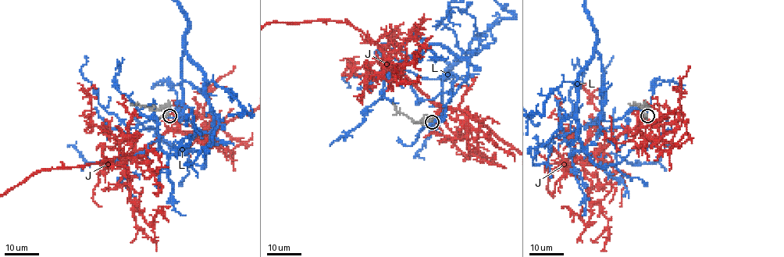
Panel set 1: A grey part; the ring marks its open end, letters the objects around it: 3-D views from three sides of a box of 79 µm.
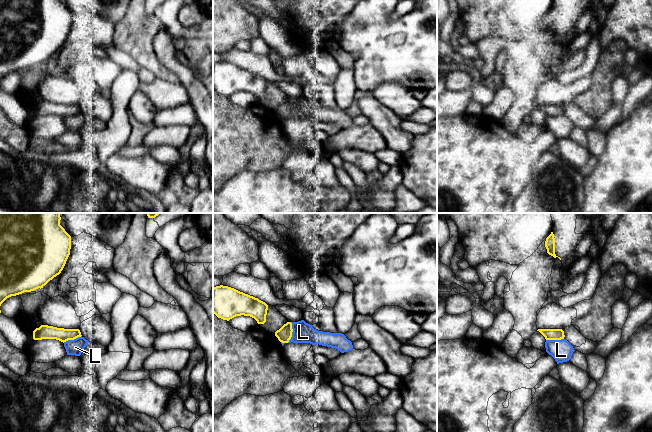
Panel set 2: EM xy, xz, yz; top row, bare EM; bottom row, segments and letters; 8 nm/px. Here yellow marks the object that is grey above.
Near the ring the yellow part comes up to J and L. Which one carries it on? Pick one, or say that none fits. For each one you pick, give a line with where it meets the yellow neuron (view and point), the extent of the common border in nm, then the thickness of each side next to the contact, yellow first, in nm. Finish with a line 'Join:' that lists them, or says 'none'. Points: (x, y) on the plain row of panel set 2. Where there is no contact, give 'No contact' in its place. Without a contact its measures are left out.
Join: none

